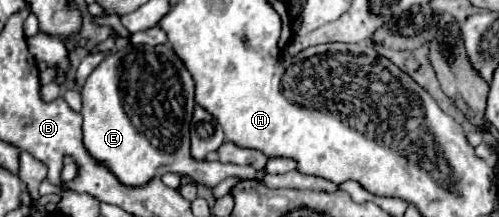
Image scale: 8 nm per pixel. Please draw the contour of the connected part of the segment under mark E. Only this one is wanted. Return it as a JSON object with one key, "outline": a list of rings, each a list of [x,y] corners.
{"outline":[[[169,43],[149,47],[149,45],[127,45],[109,55],[85,81],[81,89],[83,97],[83,145],[87,153],[103,167],[107,167],[123,185],[143,187],[151,179],[161,177],[163,173],[189,175],[201,185],[215,187],[227,177],[237,179],[263,179],[265,171],[251,165],[233,165],[233,163],[209,163],[195,161],[189,153],[189,119],[193,117],[195,99],[193,99],[193,79],[185,69],[183,61],[175,55]]]}

